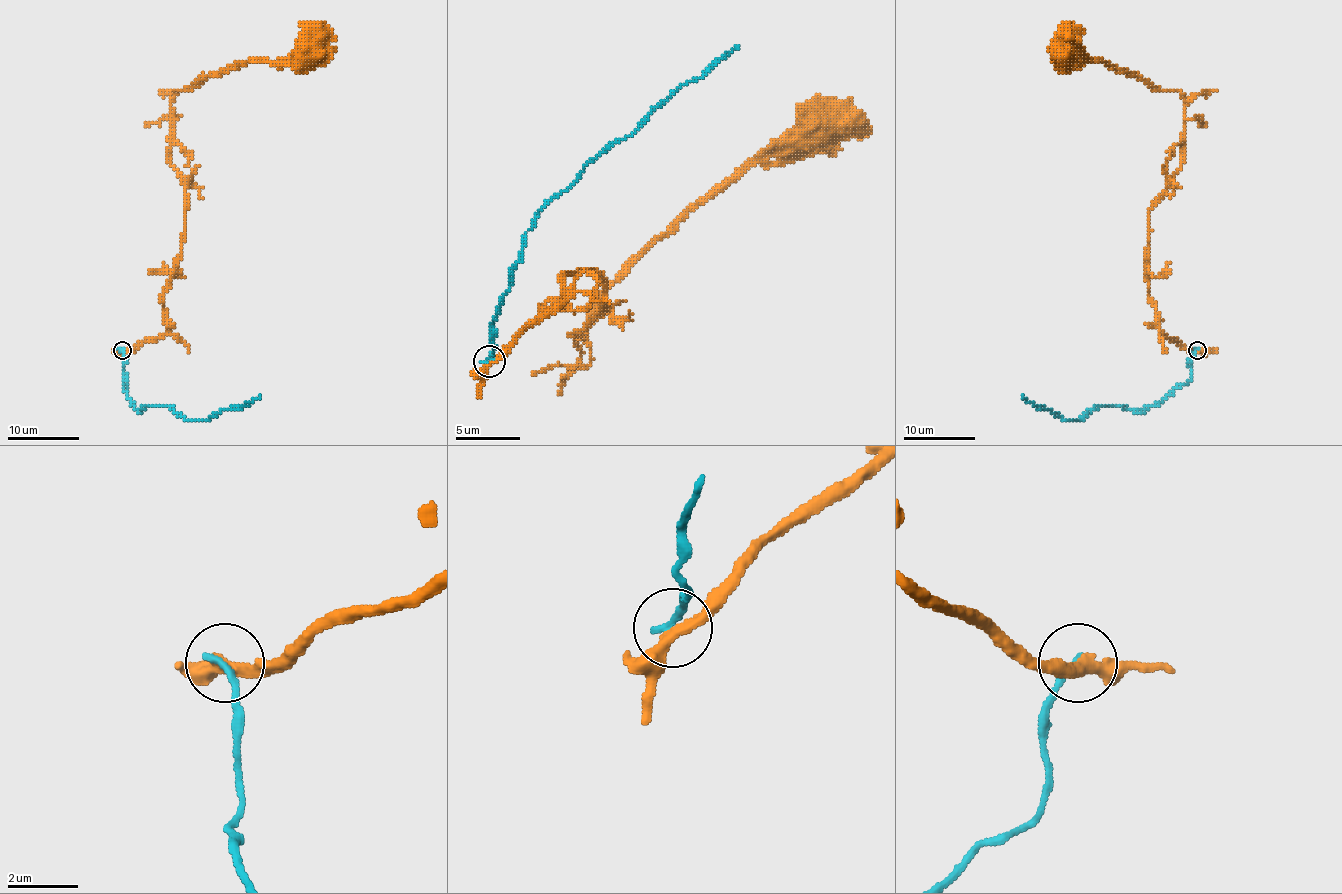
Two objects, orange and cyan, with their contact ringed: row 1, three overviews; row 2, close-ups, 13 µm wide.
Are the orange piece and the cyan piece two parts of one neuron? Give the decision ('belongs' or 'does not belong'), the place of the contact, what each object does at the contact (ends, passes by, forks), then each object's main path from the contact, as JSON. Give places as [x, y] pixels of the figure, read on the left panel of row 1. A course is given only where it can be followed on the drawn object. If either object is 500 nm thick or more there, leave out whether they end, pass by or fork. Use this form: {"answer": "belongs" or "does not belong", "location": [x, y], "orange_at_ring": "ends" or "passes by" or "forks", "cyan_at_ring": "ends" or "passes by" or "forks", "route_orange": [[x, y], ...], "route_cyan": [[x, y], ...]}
{"answer": "does not belong", "location": [122, 350], "orange_at_ring": "passes by", "cyan_at_ring": "ends", "route_orange": [[123, 349], [167, 330], [185, 191], [169, 159], [171, 98], [239, 64], [311, 53]], "route_cyan": [[123, 349], [124, 391], [139, 412], [157, 405], [193, 421], [210, 419], [261, 396]]}

